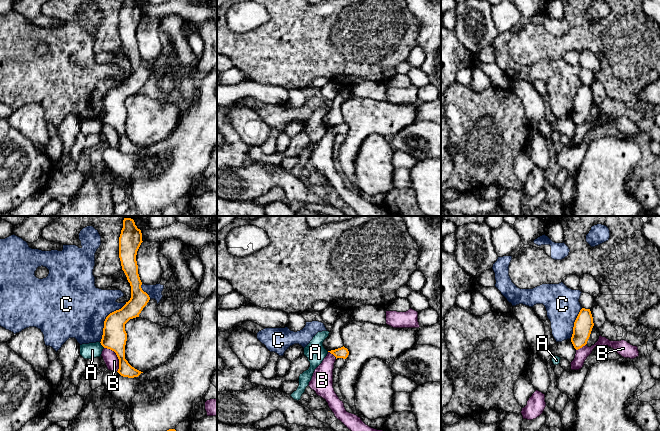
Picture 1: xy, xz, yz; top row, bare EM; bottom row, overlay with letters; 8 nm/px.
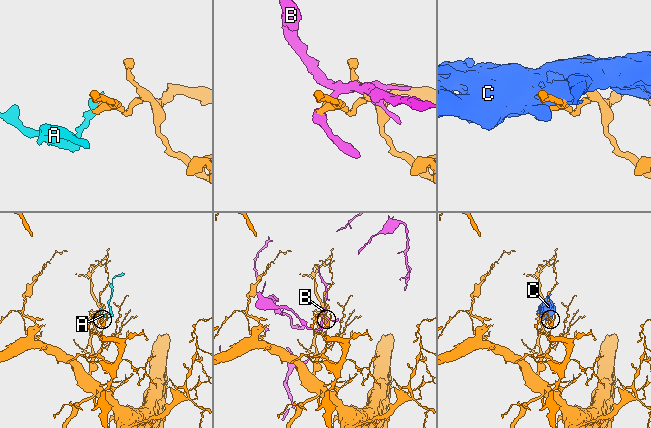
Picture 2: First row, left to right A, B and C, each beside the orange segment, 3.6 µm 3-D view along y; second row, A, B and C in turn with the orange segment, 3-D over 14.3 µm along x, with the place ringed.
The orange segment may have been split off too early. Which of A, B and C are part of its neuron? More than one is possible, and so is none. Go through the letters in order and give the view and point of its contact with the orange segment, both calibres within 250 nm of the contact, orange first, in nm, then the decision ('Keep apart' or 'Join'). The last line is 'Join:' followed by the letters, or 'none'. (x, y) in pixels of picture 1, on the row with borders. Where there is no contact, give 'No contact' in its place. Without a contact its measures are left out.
A: Touches orange at xy (102, 345). Thickness 200 nm (orange) against 130 nm. Keep apart
B: Touches orange at xy (117, 356). Thickness 200 nm (orange) against 120 nm. Keep apart
C: Touches orange at xy (105, 320). Thickness 200 nm (orange) against 460 nm. Keep apart
Join: none

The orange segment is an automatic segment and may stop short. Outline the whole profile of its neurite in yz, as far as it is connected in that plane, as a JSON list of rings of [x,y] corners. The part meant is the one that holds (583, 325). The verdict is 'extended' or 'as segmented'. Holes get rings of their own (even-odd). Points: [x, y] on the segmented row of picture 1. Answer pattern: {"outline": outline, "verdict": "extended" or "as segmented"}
{"outline": [[[582,308],[574,322],[571,342],[576,350],[587,344],[594,326],[590,309]]], "verdict": "as segmented"}

